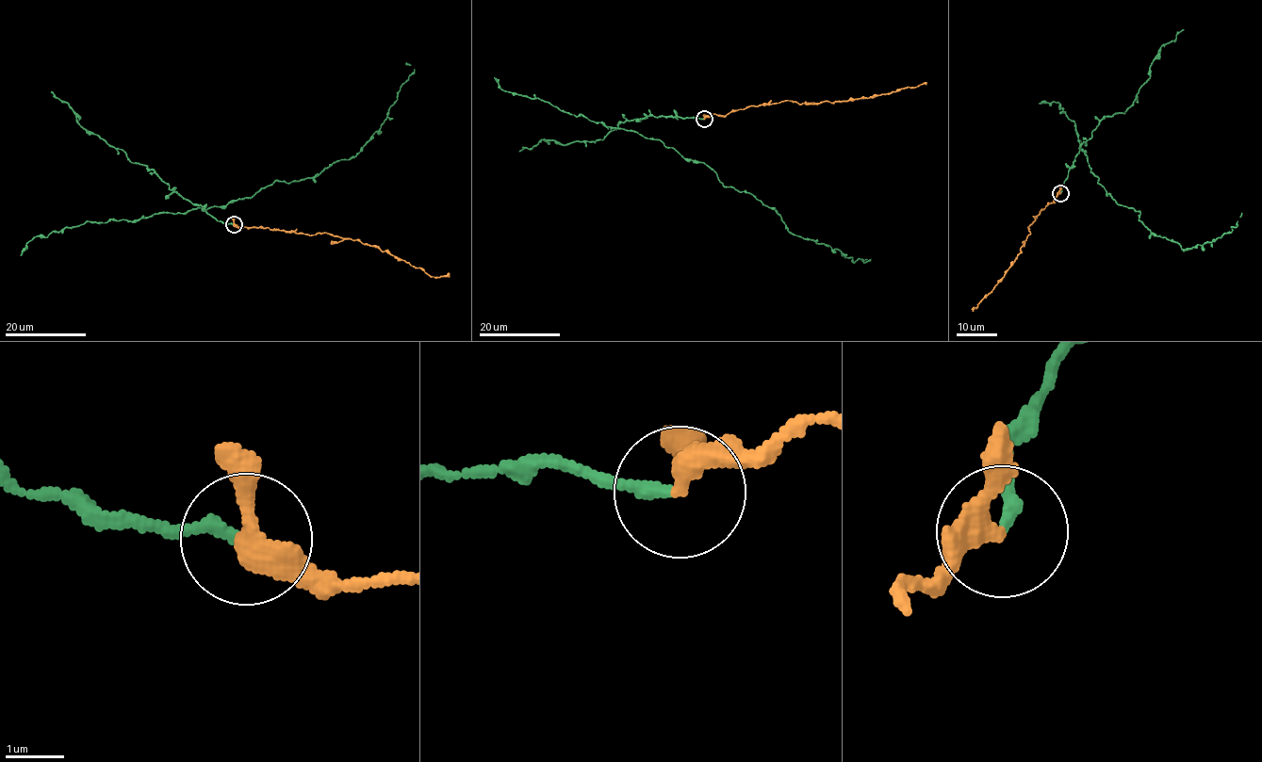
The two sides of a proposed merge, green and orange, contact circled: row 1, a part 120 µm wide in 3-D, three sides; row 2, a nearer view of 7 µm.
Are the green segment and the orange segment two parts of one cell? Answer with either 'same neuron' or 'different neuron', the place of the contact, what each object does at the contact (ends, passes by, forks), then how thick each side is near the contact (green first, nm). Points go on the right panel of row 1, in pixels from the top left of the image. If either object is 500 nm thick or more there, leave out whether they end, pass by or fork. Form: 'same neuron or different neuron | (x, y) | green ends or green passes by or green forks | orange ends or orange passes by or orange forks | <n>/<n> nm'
same neuron | (1060, 193) | green ends | orange passes by | 200/320 nm

